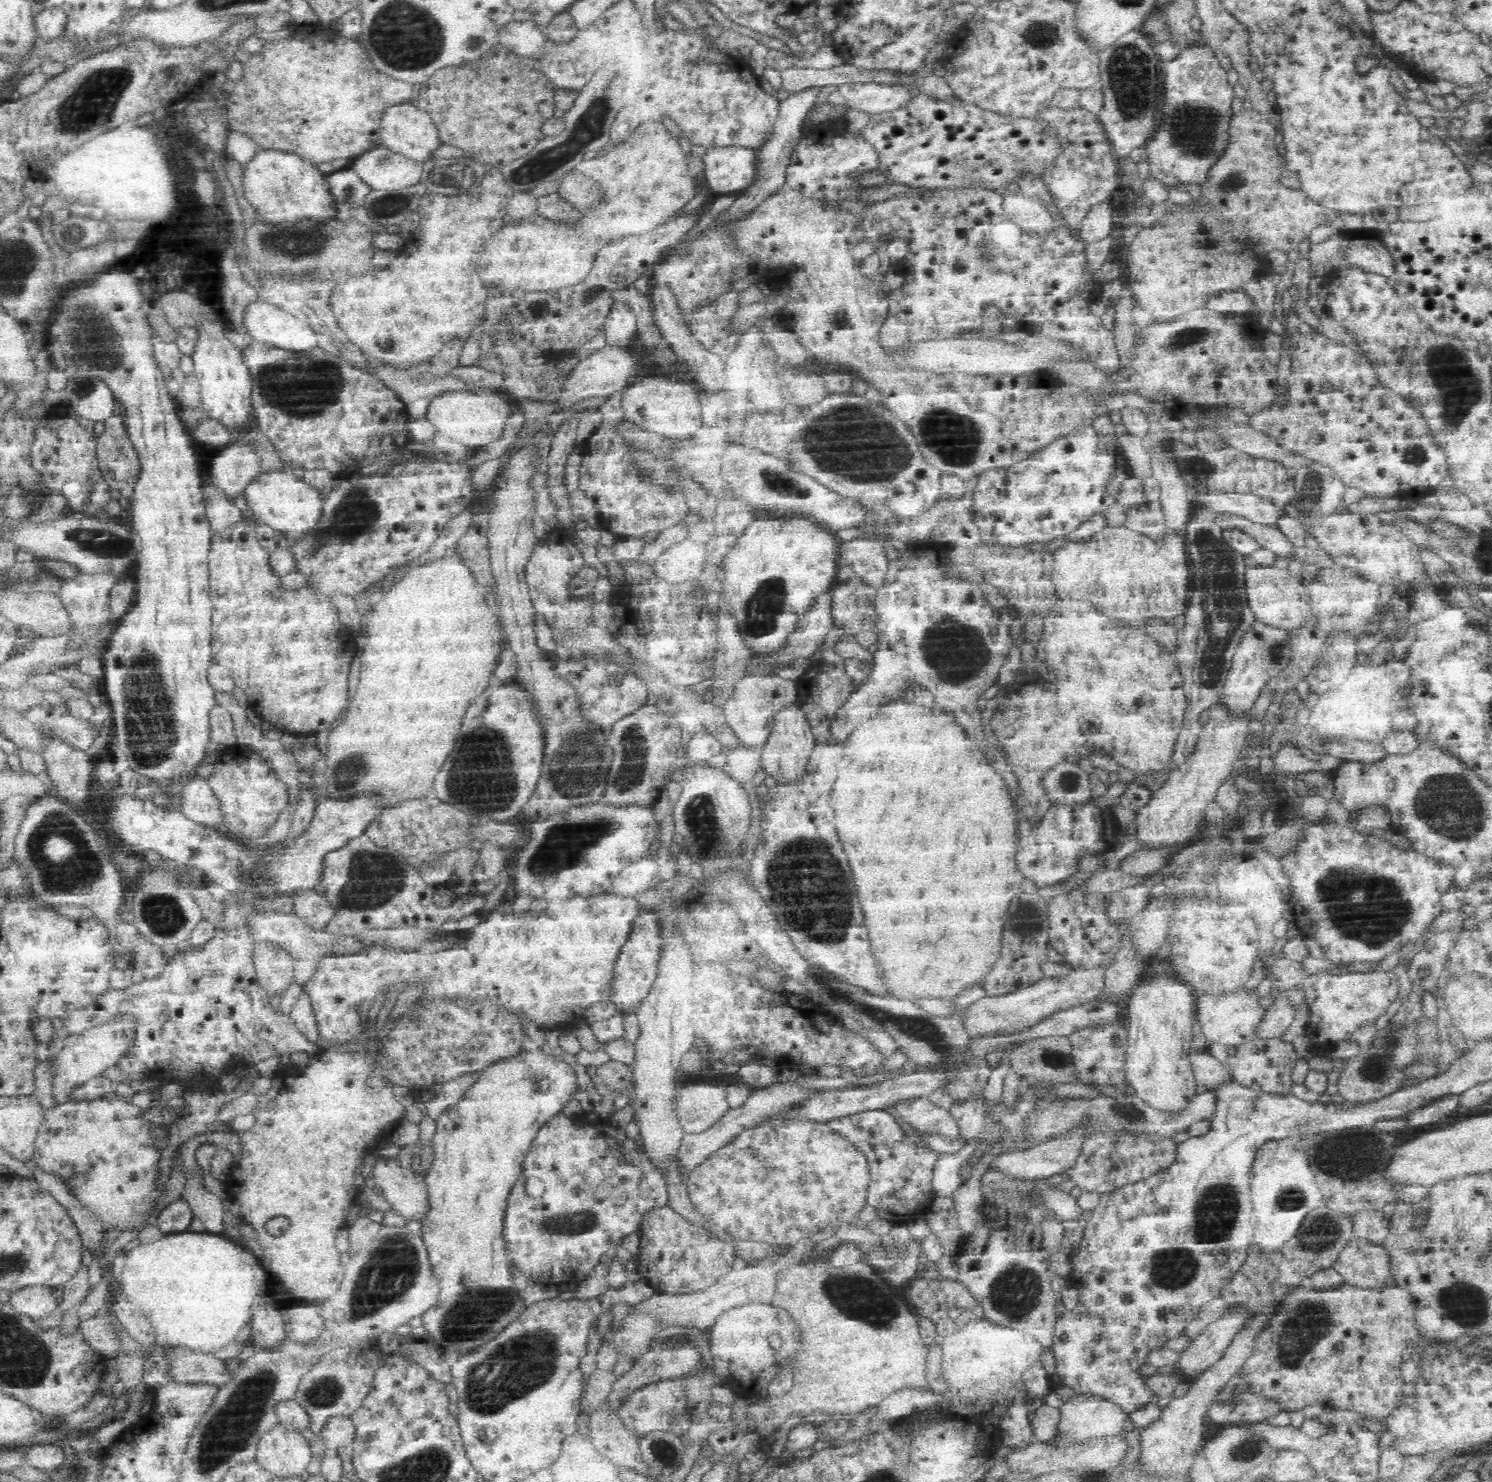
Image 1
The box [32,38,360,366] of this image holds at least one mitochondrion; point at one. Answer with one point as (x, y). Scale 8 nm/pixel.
(93, 104)

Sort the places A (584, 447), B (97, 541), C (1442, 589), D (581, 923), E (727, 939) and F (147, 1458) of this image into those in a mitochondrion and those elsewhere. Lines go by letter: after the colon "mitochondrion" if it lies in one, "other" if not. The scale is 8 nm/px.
A: other
B: mitochondrion
C: other
D: other
E: other
F: other

